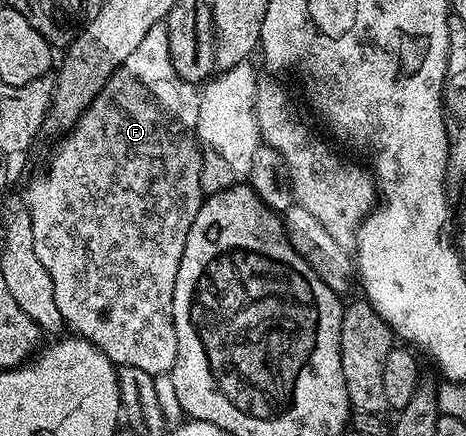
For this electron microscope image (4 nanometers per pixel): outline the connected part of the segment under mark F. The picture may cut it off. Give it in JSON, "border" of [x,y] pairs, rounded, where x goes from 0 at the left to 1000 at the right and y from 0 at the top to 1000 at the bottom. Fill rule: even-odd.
{"border":[[[350,50],[328,55],[311,80],[311,92],[251,165],[217,202],[217,211],[191,239],[191,248],[165,273],[161,291],[133,310],[127,346],[109,362],[94,399],[84,399],[58,427],[45,447],[45,461],[58,475],[67,498],[71,528],[71,571],[79,578],[79,596],[88,596],[97,624],[105,624],[105,642],[114,647],[114,688],[122,688],[137,741],[155,748],[159,764],[195,784],[249,842],[303,844],[326,860],[356,858],[380,826],[380,752],[371,743],[371,661],[380,651],[380,615],[388,615],[388,578],[397,578],[397,550],[406,541],[406,523],[414,523],[414,505],[423,505],[423,486],[438,459],[431,422],[431,385],[436,349],[418,317],[418,287],[427,255],[427,206],[421,190],[388,183],[380,161],[371,156],[371,138],[363,138],[363,96],[358,62]]]}

